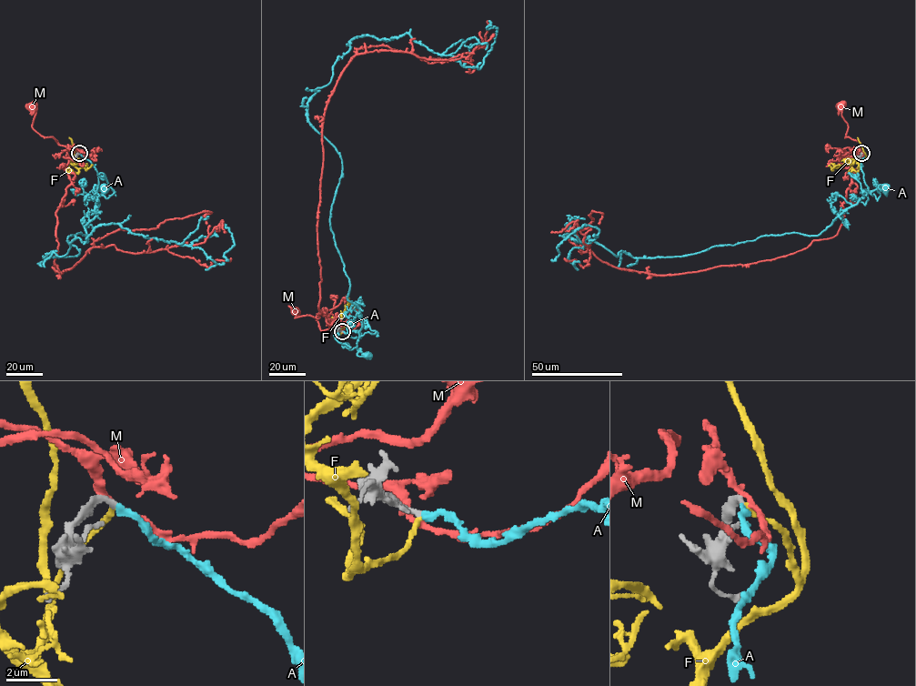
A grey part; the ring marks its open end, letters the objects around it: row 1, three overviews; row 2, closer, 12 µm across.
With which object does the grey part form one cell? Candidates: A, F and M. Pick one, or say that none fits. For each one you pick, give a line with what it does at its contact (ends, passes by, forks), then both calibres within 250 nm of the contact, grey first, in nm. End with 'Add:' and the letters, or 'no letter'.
A: It ends there. Thickness 240 nm (grey) against 260 nm
Add: A

